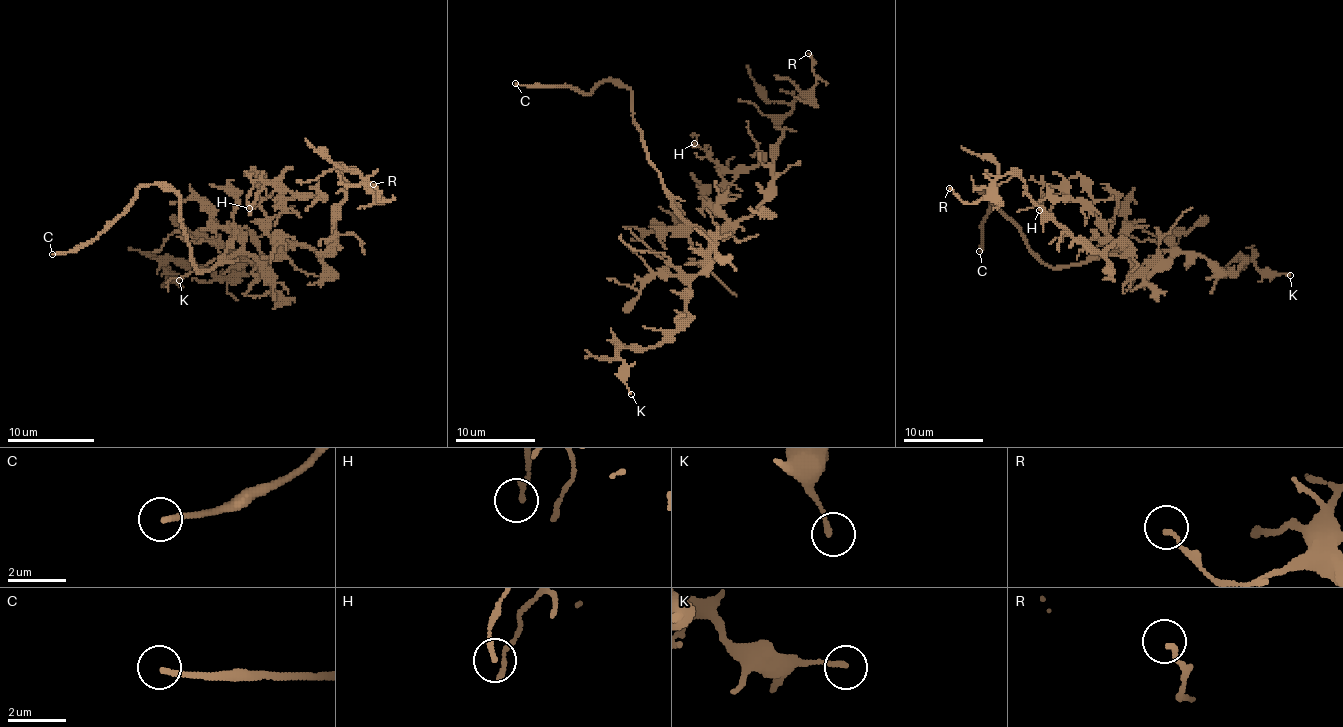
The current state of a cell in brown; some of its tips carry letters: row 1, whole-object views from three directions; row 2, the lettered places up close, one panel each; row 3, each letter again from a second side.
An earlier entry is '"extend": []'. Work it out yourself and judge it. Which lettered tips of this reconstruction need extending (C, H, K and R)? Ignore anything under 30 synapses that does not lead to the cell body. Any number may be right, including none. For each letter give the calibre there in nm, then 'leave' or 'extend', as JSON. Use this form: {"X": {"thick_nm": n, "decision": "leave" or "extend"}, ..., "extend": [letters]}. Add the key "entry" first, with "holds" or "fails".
{"entry": "fails", "C": {"thick_nm": 180, "decision": "extend"}, "H": {"thick_nm": 100, "decision": "leave"}, "K": {"thick_nm": 160, "decision": "leave"}, "R": {"thick_nm": 120, "decision": "leave"}, "extend": ["C"]}

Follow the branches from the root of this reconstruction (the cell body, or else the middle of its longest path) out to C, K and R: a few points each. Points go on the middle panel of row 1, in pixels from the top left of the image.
C: (682, 217), (649, 159), (625, 85), (601, 81), (579, 93), (515, 83)
K: (682, 217), (708, 238), (706, 266), (690, 282), (686, 318), (674, 330), (657, 346), (621, 348), (631, 394)
R: (682, 217), (720, 236), (764, 199), (772, 181), (772, 147), (782, 137), (780, 123), (816, 83), (808, 53)

